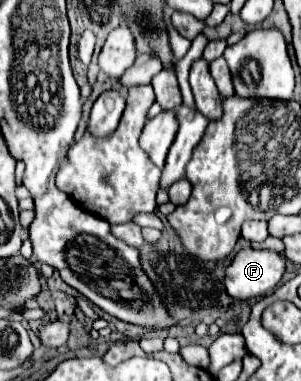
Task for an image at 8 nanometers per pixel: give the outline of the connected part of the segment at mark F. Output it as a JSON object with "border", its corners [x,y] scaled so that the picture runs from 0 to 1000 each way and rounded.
{"border":[[[807,651],[748,709],[748,756],[787,787],[880,777],[947,714],[947,677],[900,656]]]}

